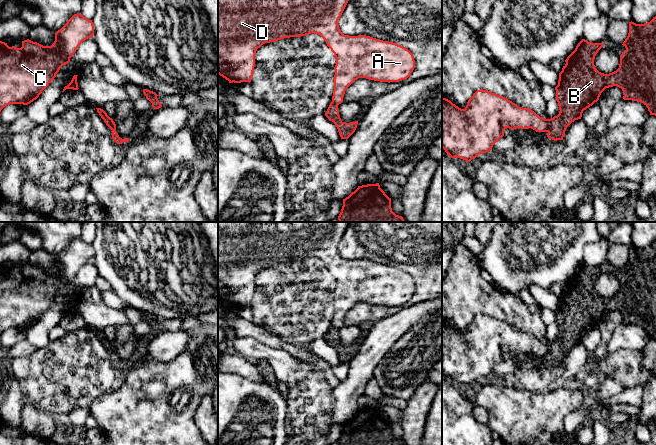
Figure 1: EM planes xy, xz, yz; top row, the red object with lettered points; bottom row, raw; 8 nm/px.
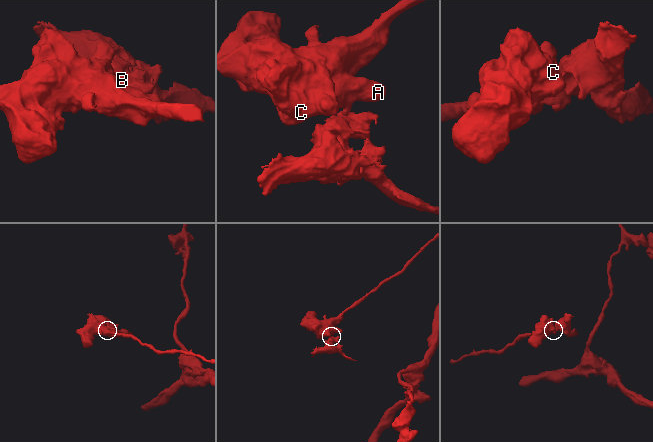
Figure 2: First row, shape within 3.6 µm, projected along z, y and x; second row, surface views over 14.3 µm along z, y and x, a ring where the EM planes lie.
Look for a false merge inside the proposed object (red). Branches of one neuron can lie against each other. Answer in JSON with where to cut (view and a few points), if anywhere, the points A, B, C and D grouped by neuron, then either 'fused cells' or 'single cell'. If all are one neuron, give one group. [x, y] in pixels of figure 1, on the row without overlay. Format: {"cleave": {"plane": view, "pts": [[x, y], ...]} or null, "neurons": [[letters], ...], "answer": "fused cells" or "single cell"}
{"cleave": {"plane": "yz", "pts": [[546, 343], [548, 356]]}, "neurons": [["A", "C", "D"], ["B"]], "answer": "fused cells"}

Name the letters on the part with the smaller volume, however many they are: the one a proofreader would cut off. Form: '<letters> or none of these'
B

